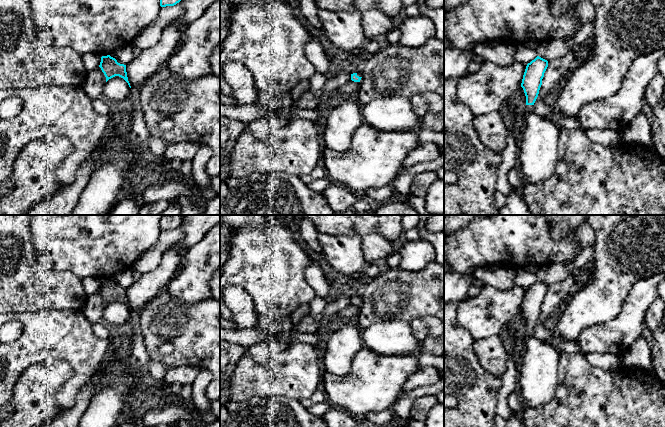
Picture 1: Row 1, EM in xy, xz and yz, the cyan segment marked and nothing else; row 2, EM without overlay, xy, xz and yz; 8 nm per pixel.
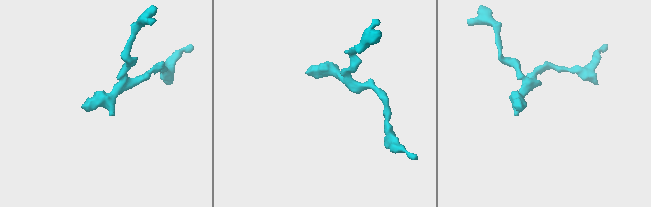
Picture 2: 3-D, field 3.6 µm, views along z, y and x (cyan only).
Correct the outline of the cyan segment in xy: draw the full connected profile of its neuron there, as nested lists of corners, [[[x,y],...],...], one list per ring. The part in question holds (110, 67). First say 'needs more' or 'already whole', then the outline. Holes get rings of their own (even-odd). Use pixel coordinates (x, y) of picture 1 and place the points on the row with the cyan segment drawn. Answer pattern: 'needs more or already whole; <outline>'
already whole; [[[107,55],[101,57],[99,67],[101,68],[102,72],[106,77],[106,82],[115,76],[119,76],[123,78],[131,88],[127,77],[126,65],[118,63],[115,58]]]

